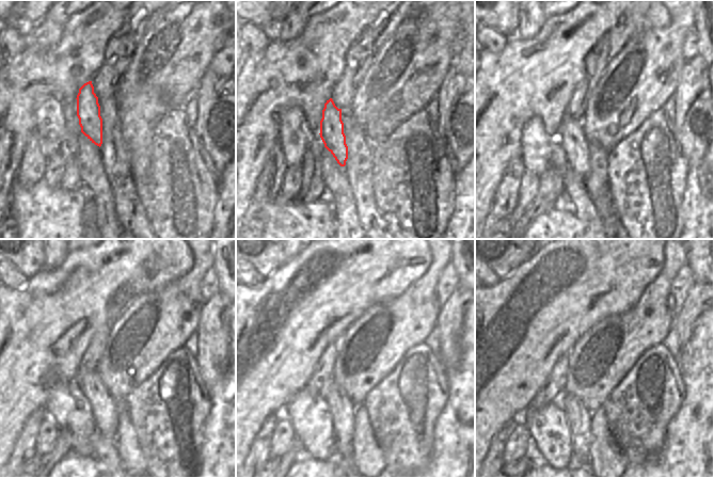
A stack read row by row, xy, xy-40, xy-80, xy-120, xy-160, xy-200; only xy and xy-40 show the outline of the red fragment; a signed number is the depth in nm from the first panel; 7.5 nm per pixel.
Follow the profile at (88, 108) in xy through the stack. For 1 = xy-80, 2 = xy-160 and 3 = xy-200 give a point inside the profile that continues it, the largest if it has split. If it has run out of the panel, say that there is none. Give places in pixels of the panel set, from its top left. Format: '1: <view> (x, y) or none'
1: xy-80 (571, 137)
2: xy-160 (342, 409)
3: xy-200 (578, 417)

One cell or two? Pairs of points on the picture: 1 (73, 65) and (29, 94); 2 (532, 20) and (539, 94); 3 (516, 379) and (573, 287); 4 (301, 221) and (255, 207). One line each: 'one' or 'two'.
1: one
2: two
3: one
4: two

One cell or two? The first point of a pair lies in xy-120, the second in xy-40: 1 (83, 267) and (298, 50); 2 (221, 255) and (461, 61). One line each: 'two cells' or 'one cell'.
1: one cell
2: one cell

